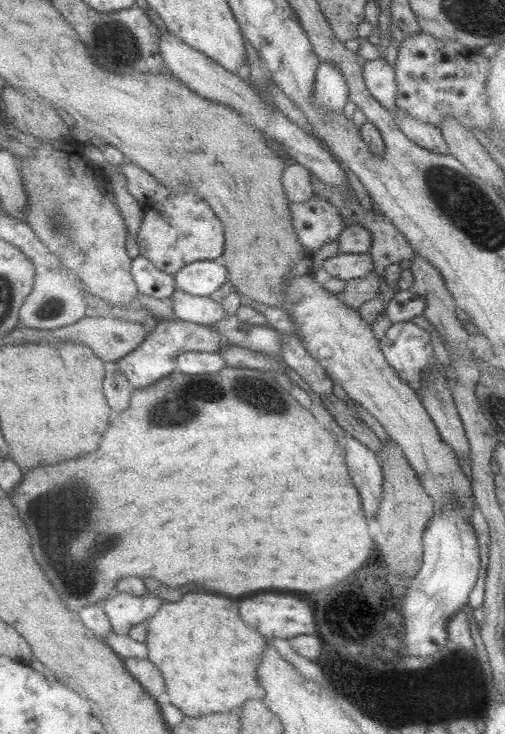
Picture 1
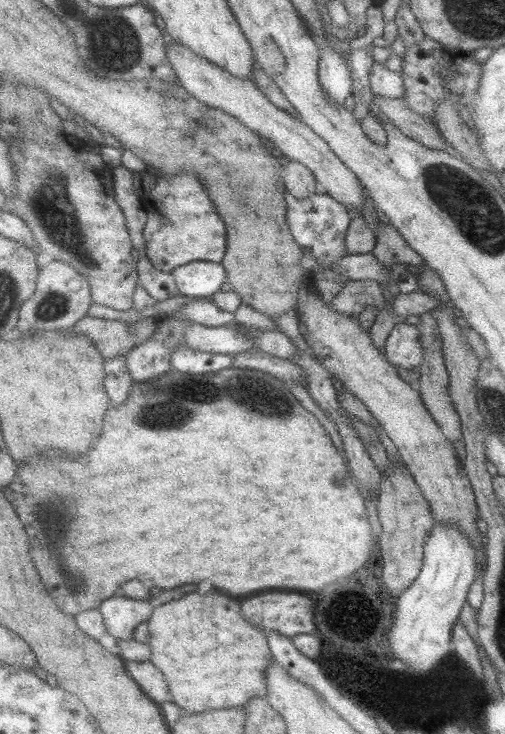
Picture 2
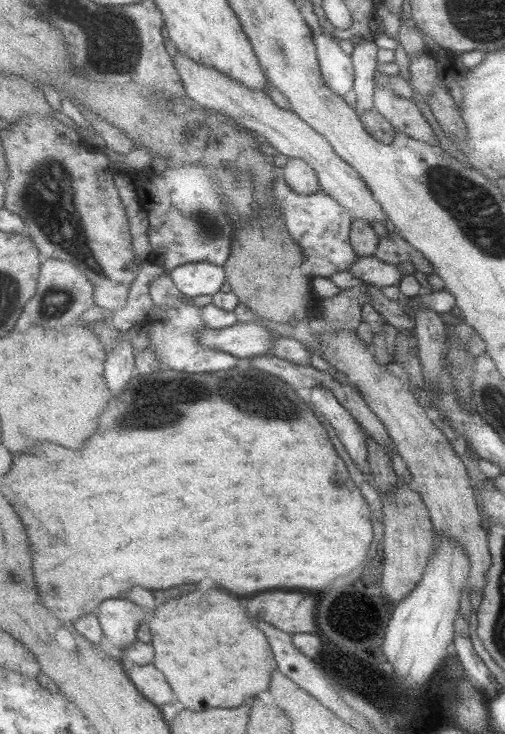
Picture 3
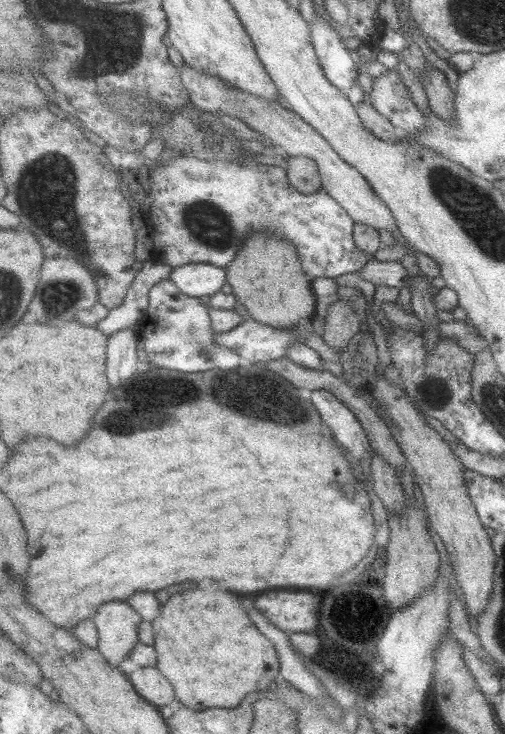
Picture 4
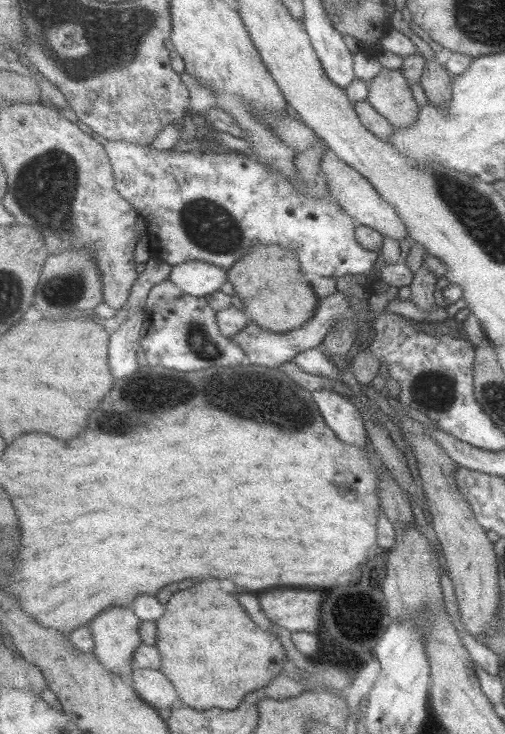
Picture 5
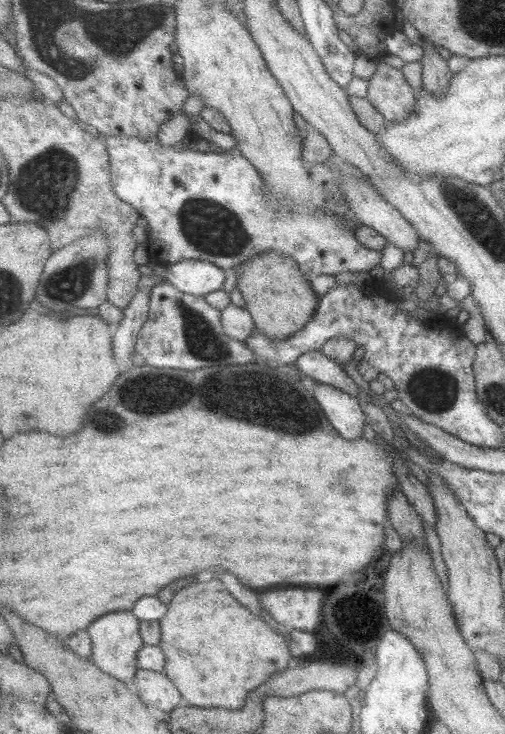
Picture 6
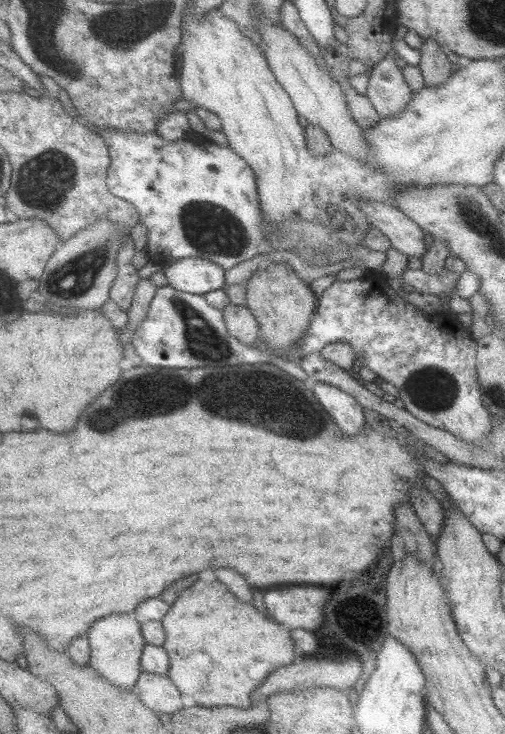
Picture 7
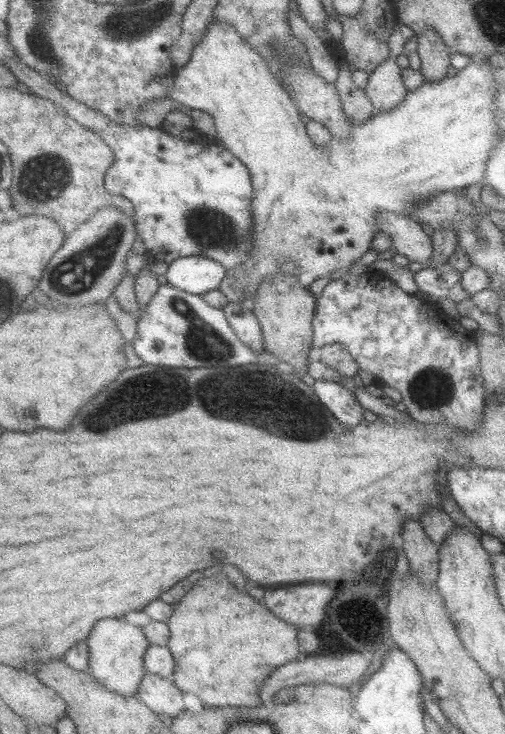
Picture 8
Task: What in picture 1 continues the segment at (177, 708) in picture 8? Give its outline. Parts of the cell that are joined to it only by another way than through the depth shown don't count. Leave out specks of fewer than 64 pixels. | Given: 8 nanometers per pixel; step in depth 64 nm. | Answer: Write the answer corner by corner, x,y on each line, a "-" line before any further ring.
133,657
125,660
128,671
139,681
161,704
169,704
171,698
165,686
164,676
159,667
149,658

